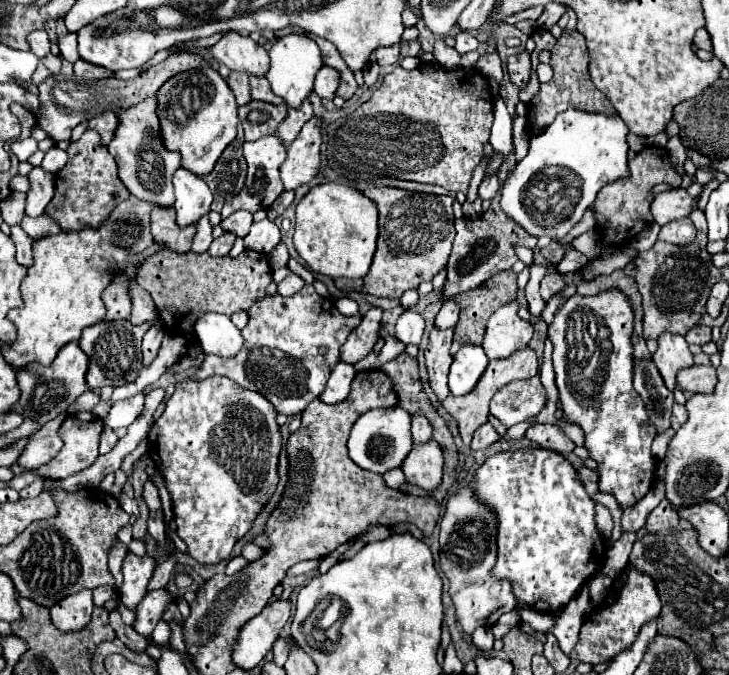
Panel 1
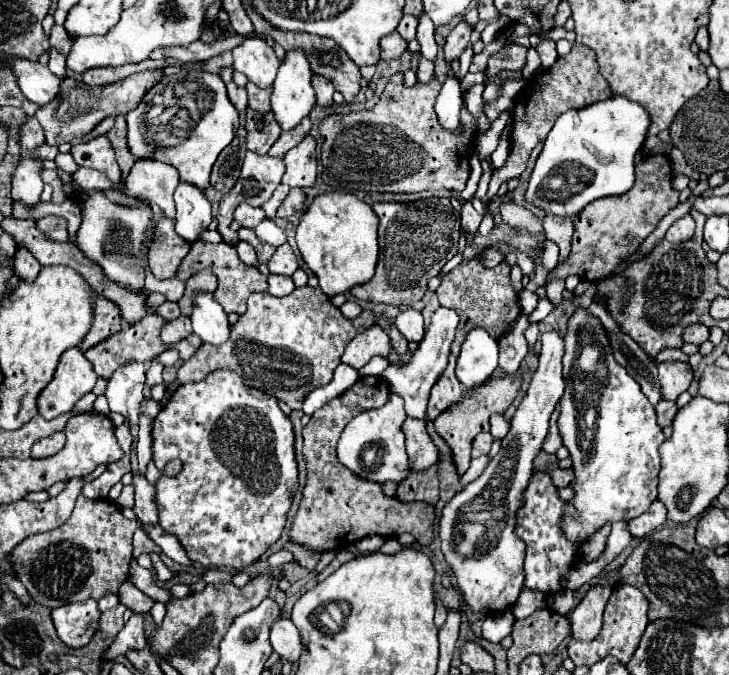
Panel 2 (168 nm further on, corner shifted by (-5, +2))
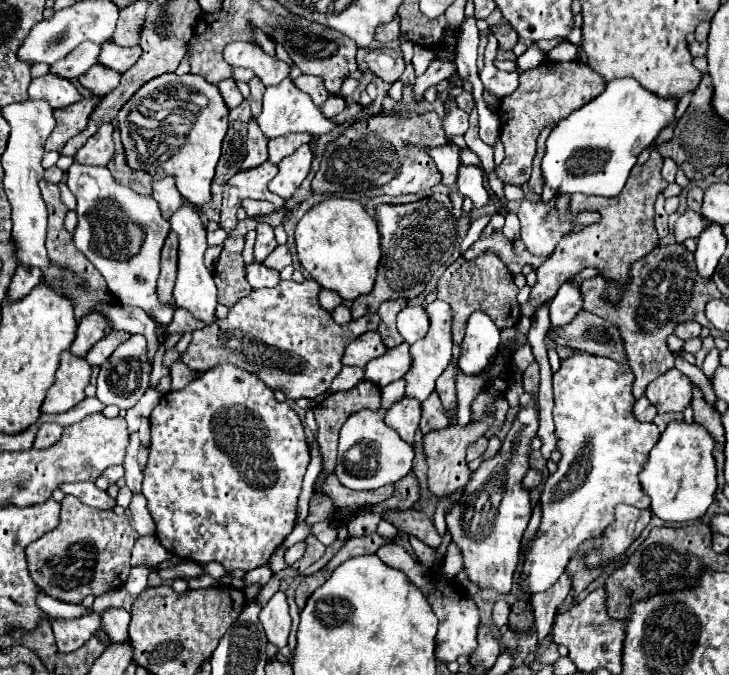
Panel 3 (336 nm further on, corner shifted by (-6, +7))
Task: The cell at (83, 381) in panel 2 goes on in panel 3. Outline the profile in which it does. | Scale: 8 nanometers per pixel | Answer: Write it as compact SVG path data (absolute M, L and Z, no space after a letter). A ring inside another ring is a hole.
M64 350L60 356L60 368L56 372L54 386L48 390L42 404L42 412L60 414L84 400L84 388L90 384L90 364L86 358L74 356L70 350Z

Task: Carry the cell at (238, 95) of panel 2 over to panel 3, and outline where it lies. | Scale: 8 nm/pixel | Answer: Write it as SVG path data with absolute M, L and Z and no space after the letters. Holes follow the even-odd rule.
M228 78L228 80L220 82L218 88L220 88L220 94L222 94L222 98L224 98L224 102L226 102L228 108L236 108L236 106L242 104L244 98L242 98L242 94L240 94L234 78Z

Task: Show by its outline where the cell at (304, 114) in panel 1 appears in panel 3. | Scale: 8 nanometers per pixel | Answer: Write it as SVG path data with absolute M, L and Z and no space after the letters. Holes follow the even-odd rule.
M300 132L300 134L286 134L280 138L274 138L268 142L268 160L278 164L282 158L290 156L300 144L306 144L312 140L312 134L308 132Z

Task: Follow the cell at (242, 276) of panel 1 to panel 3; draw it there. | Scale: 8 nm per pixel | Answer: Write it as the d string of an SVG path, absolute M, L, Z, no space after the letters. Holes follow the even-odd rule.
M228 236L224 240L222 254L216 264L216 286L218 302L224 306L234 306L240 298L250 294L250 284L246 280L246 264L242 262L242 236Z

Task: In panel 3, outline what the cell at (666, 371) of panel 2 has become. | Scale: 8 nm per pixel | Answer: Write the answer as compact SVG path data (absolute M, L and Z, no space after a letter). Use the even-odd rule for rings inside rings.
M672 368L650 382L646 396L658 408L658 412L678 412L684 410L692 400L692 390L692 380L684 376L678 368Z

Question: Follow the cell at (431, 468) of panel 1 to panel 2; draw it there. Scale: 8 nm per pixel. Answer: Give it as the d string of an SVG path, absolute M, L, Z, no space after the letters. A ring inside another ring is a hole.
M407 417L403 423L403 433L405 433L409 463L415 471L423 471L437 463L437 449L425 431L423 419Z

